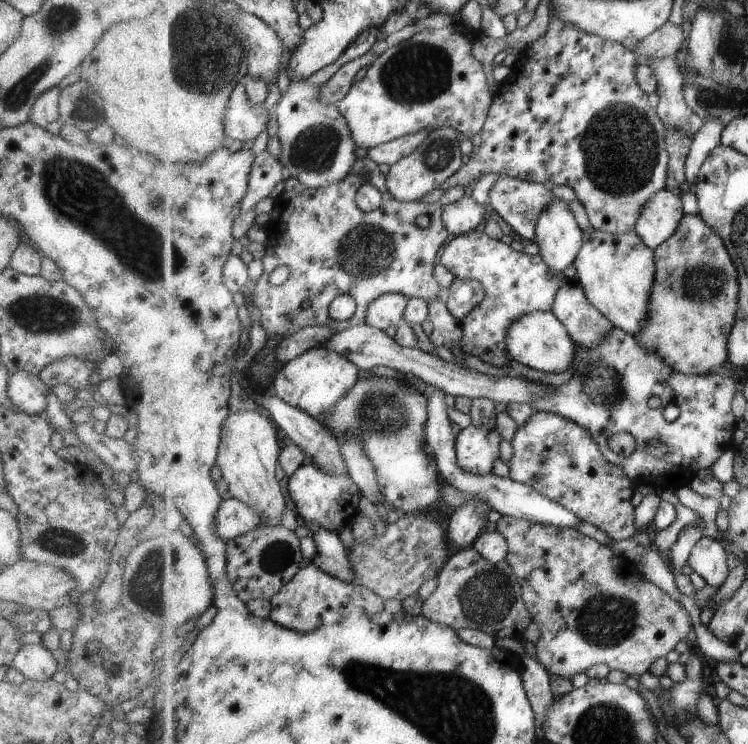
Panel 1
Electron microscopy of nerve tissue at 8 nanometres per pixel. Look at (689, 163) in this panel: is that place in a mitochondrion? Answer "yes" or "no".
no

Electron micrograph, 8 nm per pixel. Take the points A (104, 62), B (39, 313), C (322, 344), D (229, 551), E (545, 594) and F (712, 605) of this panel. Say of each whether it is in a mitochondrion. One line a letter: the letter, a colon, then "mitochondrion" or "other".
A: other
B: mitochondrion
C: other
D: other
E: other
F: other

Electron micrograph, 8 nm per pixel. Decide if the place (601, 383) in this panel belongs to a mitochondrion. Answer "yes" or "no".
yes

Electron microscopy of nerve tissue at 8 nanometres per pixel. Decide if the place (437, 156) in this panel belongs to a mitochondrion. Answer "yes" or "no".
yes

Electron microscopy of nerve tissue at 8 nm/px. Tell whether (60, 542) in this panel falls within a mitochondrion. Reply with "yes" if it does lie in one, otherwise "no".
yes

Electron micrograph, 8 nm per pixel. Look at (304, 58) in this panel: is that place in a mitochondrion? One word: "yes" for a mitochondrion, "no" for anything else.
no

